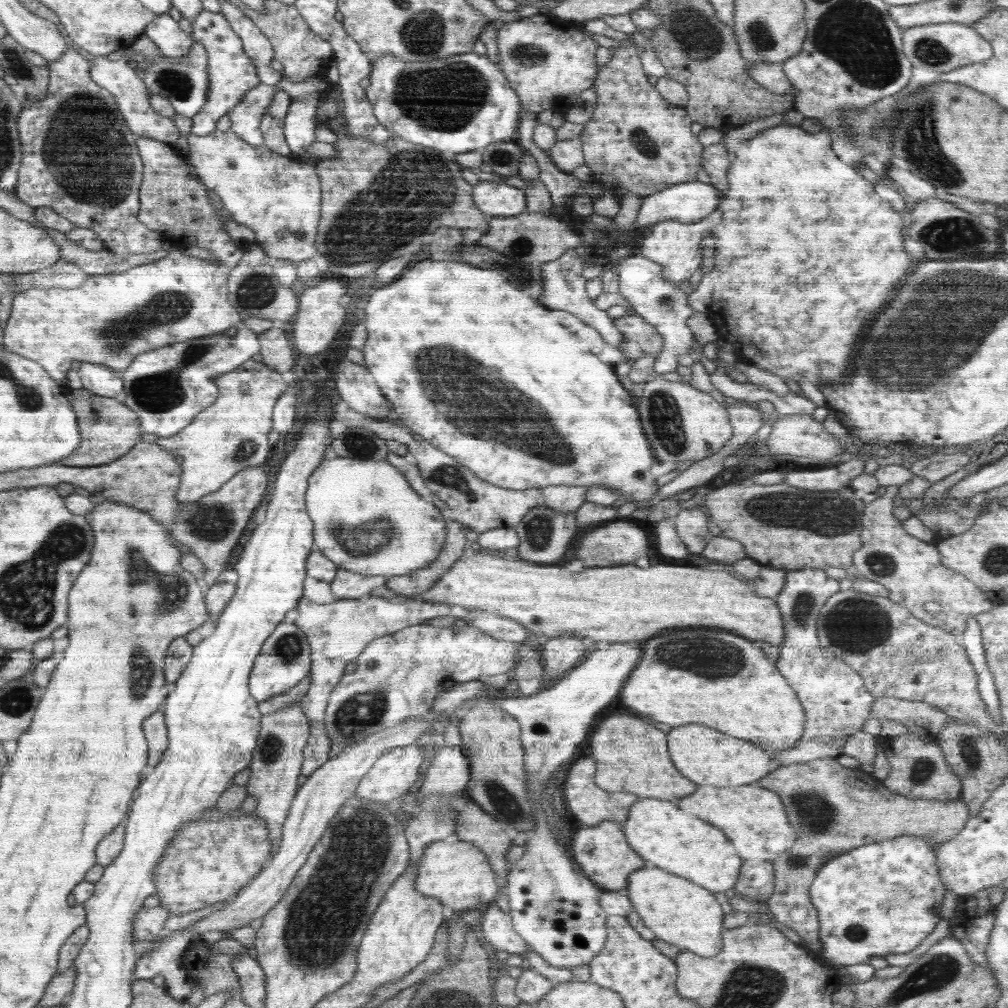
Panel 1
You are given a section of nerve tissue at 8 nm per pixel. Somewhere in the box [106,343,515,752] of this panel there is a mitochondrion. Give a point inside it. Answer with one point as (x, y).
(151, 592)

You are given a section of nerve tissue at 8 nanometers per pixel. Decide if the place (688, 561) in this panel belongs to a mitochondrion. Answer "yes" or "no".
no

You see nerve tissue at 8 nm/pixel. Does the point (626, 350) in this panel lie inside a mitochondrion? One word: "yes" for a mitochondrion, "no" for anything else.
no

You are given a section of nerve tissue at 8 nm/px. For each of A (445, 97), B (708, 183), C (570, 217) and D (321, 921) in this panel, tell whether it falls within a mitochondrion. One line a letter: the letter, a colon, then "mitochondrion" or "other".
A: mitochondrion
B: other
C: other
D: mitochondrion

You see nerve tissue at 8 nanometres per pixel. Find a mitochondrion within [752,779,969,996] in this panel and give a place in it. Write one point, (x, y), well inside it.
(816, 814)

